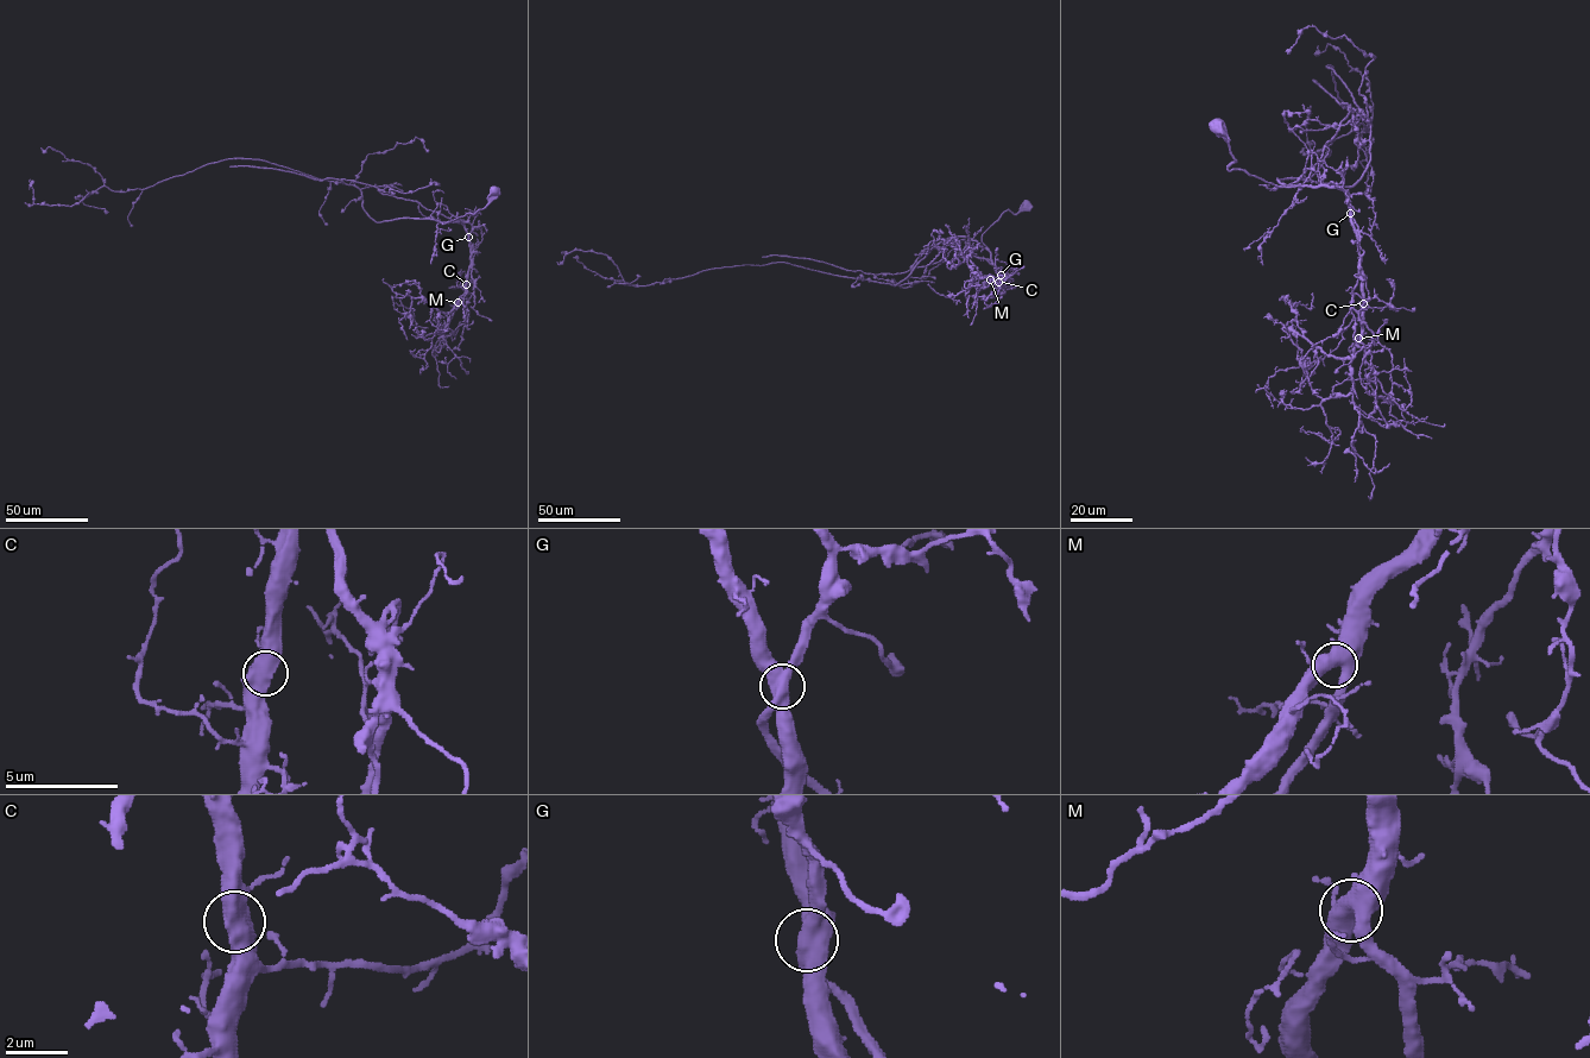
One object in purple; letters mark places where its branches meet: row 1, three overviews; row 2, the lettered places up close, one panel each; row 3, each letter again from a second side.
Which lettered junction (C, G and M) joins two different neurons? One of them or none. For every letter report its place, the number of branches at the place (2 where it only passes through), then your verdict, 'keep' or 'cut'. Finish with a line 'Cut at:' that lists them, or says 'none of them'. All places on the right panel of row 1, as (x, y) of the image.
C: at (1363, 303); 3 branches meet; keep
G: at (1350, 213); 3 branches meet; cut
M: at (1358, 338); 3 branches meet; keep
Cut at: G

